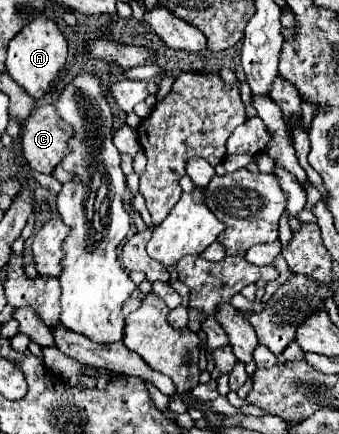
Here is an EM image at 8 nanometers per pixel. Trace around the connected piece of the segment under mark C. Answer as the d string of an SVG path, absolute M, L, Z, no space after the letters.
M54 105L36 107L22 127L22 153L30 167L40 173L52 173L60 157L68 153L68 137L72 137L72 129L56 117Z

